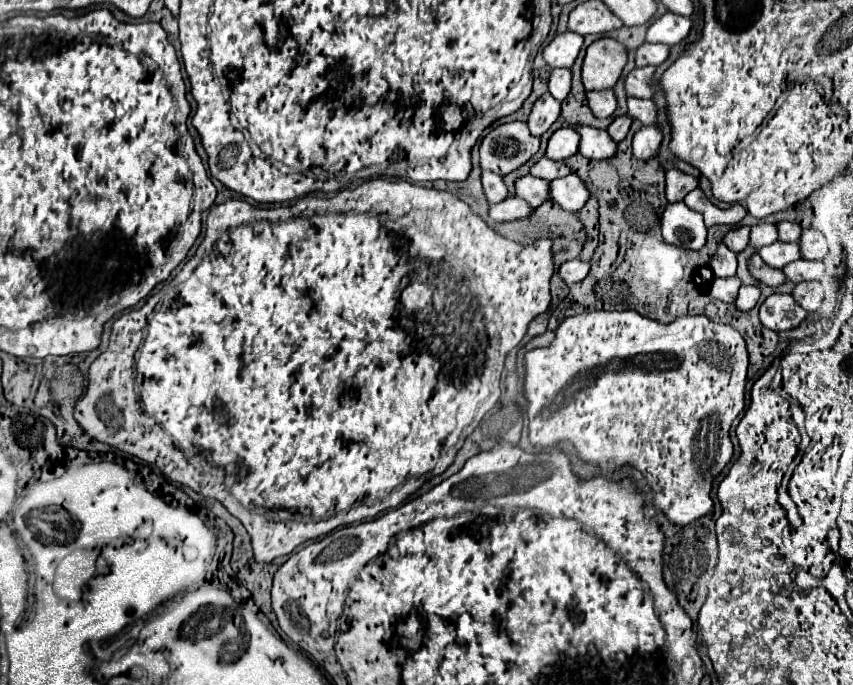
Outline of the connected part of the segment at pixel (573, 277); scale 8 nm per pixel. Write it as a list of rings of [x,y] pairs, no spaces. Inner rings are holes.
[[[572,259],[572,261],[566,261],[566,263],[558,269],[558,273],[562,275],[562,279],[564,279],[568,285],[572,285],[572,283],[582,281],[582,279],[590,273],[590,263],[580,261],[580,259]]]

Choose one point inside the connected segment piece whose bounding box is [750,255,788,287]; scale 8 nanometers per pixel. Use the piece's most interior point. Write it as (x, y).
(768, 275)

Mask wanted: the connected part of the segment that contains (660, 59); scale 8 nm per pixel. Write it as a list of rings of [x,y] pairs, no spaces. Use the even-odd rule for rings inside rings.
[[[644,43],[636,51],[636,67],[646,67],[646,65],[662,65],[670,57],[670,47],[668,45],[654,45],[654,43]]]

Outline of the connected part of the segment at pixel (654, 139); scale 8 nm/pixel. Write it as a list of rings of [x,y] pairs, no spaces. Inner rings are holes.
[[[642,127],[634,139],[632,139],[632,149],[634,149],[634,157],[642,159],[642,161],[650,161],[658,155],[660,145],[662,145],[662,133],[658,127]]]

